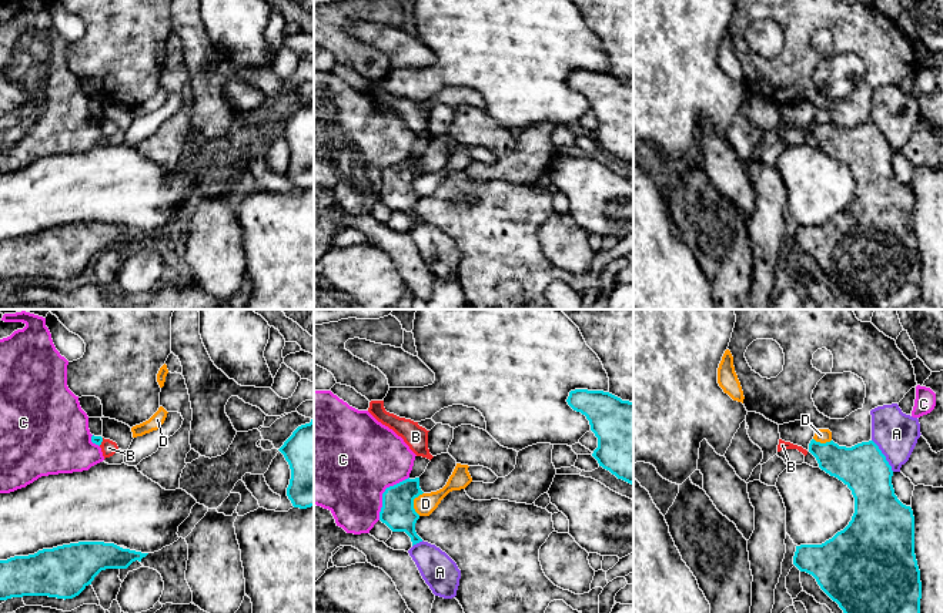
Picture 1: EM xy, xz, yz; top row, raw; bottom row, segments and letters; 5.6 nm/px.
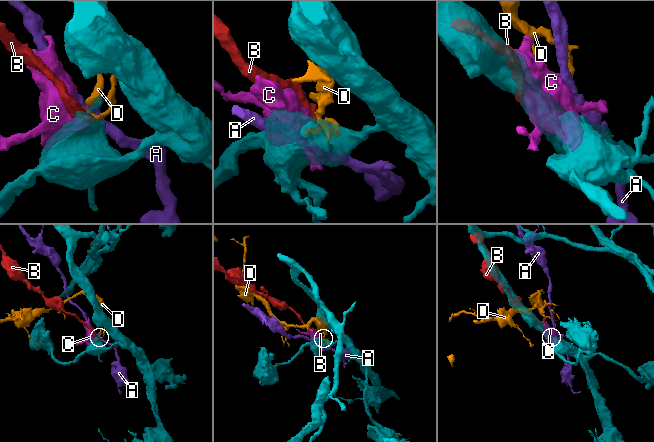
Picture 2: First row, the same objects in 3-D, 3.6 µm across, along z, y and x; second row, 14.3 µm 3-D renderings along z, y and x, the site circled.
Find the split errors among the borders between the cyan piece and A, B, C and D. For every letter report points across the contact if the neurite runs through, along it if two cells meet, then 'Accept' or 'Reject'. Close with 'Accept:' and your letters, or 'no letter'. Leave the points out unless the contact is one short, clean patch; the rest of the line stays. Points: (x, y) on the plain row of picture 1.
A: Boundary: yz (872, 120), (893, 151). Reject
B: Boundary: xy (103, 119), (99, 126). Reject
C: Reject
D: Reject
Accept: no letter

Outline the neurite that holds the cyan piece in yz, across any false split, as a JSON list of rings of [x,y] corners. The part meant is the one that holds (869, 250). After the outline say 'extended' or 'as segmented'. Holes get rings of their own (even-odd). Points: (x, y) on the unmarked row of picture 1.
[[[833,121],[809,124],[819,148],[842,161],[855,178],[849,205],[822,225],[796,227],[793,245],[812,255],[820,269],[839,285],[845,297],[859,299],[867,309],[913,309],[920,298],[922,262],[914,235],[914,197],[894,175],[893,151],[873,123],[852,128]]]; as segmented

